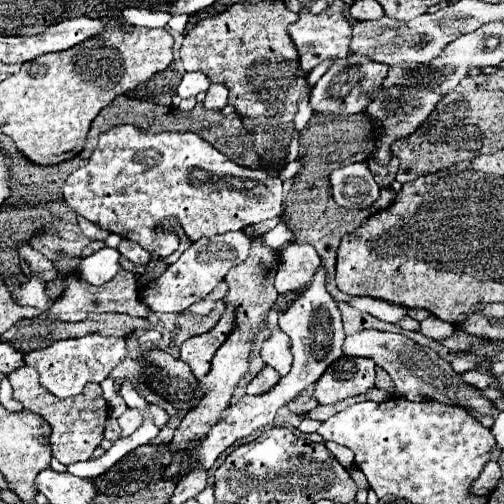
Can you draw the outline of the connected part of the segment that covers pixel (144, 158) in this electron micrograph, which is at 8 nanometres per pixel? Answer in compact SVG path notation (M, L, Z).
M125 124L125 126L115 126L111 128L109 132L101 134L99 136L99 144L95 148L95 152L91 154L89 162L85 166L81 166L79 170L75 170L67 180L65 180L65 186L63 186L63 200L75 210L75 214L79 216L85 216L87 220L95 222L97 226L101 226L103 230L107 232L115 232L119 234L121 238L127 238L127 240L135 240L137 244L141 244L141 248L145 248L147 252L151 254L157 254L157 256L169 256L177 250L179 246L179 236L177 232L167 232L167 230L159 230L159 224L163 224L165 220L169 218L177 218L185 236L189 236L193 242L203 238L203 236L215 236L215 234L225 234L225 232L231 232L231 230L243 230L245 226L251 226L251 224L257 224L257 222L263 222L263 220L269 220L269 218L275 218L281 214L283 210L283 188L281 188L281 180L263 172L263 170L253 170L253 168L245 168L245 166L239 166L231 160L227 160L227 156L223 156L217 148L213 148L207 140L203 140L201 136L197 136L195 132L161 132L161 134L153 134L153 132L147 132L147 130L141 130L133 124Z

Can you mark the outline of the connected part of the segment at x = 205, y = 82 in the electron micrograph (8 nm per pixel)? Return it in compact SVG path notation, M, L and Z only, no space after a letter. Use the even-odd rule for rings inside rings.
M187 72L177 88L177 94L181 98L189 98L189 96L197 96L199 92L207 92L209 86L211 82L203 72Z

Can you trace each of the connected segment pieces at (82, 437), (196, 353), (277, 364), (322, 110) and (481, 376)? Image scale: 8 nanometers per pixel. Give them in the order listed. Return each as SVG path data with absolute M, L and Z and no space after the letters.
M21 366L21 368L13 370L7 378L13 386L13 398L19 400L27 410L43 416L51 424L51 430L53 430L51 450L53 450L53 456L61 464L69 466L73 462L81 462L81 460L91 458L93 450L103 440L105 422L109 418L109 406L103 398L103 392L101 392L99 384L85 384L81 394L61 400L61 398L57 398L55 394L51 394L49 390L45 390L39 384L39 372L35 372L35 368Z
M227 306L225 314L221 316L221 320L213 330L193 336L181 344L181 360L191 366L191 372L197 380L207 376L211 368L211 356L215 354L215 348L219 348L219 344L223 344L223 340L227 338L231 324L233 324L233 312L231 306Z
M273 330L271 336L263 342L259 354L281 376L285 376L289 372L291 362L293 362L293 354L291 354L291 340L283 330Z
M347 56L347 58L341 58L313 86L311 98L309 98L309 106L317 114L339 114L339 116L361 114L371 104L371 100L373 100L371 94L381 88L381 82L387 76L387 70L389 68L385 64L367 60L365 56Z
M471 370L471 372L465 372L461 374L461 378L471 384L471 386L477 386L477 388L487 388L491 386L491 376L487 372L479 372L479 370Z

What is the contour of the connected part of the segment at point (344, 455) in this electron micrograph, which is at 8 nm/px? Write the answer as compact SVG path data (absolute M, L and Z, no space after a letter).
M334 443L325 444L328 450L337 458L345 468L353 466L353 452L344 446L336 446Z

